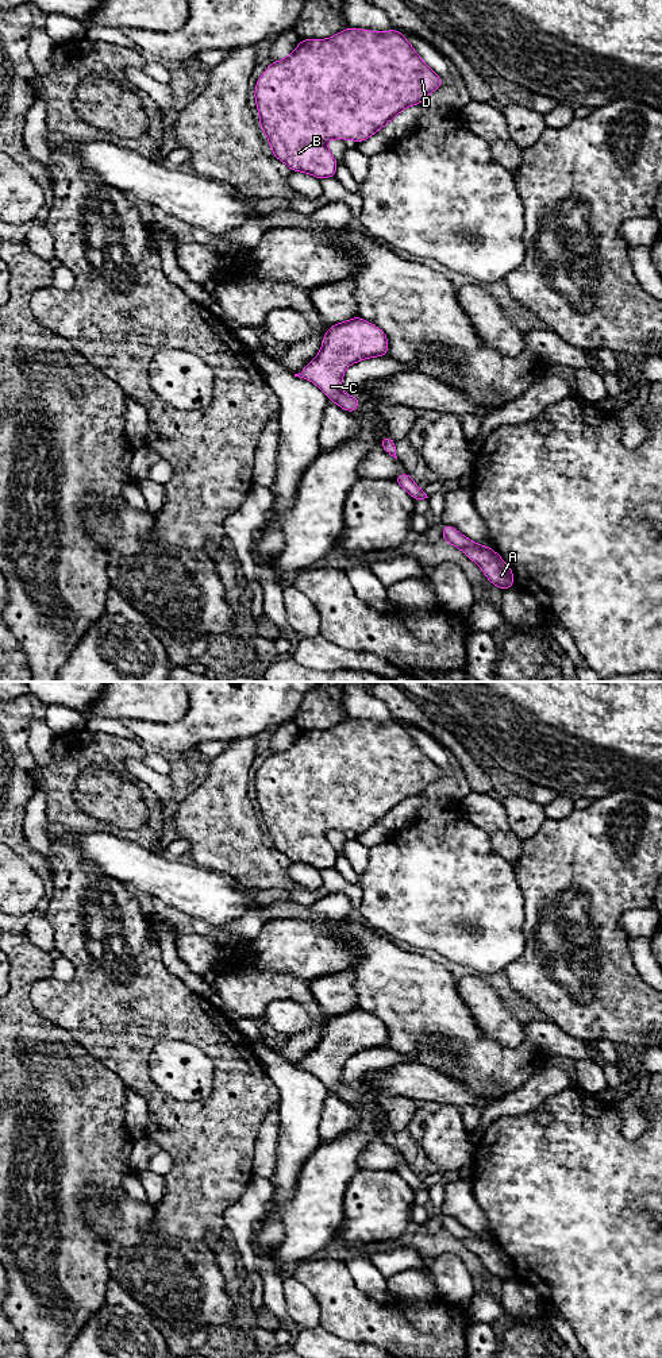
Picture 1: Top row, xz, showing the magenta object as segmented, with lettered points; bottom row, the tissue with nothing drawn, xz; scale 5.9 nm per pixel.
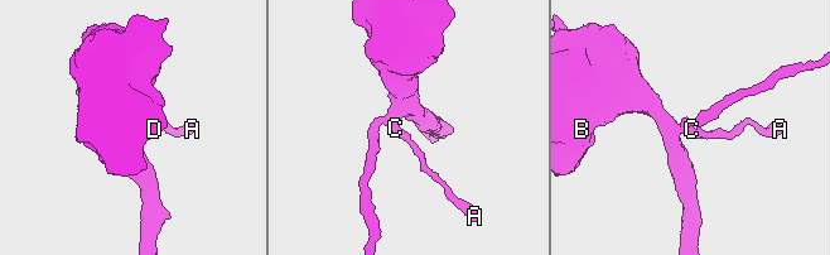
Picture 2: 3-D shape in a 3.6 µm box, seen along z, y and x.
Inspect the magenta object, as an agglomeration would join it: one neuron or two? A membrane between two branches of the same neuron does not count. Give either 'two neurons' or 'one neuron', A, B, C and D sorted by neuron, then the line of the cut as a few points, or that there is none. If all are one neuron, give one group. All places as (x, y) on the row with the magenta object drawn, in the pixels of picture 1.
one neuron; A B C D; no cut

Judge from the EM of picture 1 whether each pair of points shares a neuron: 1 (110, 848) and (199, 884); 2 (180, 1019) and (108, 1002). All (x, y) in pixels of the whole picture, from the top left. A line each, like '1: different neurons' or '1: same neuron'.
1: same neuron
2: same neuron

